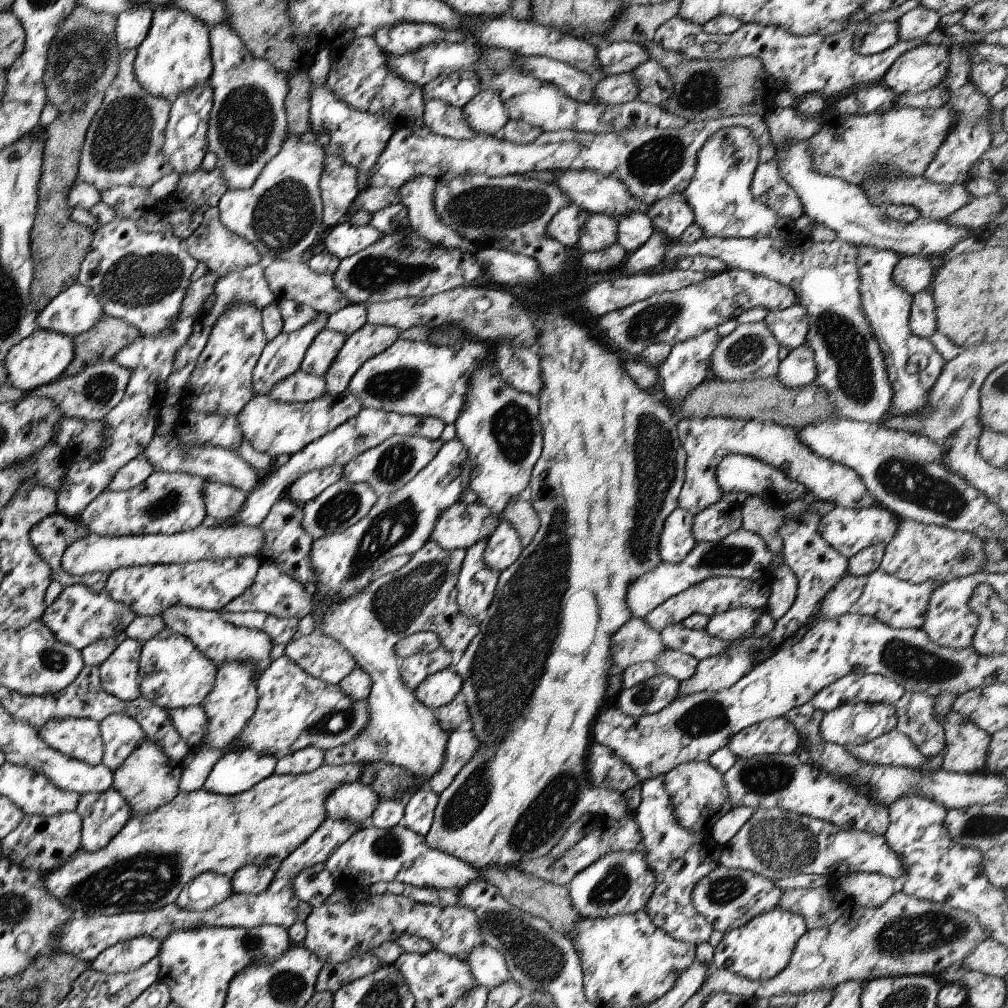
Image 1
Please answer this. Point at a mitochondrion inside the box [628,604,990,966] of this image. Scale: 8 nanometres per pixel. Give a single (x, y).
(908, 934)

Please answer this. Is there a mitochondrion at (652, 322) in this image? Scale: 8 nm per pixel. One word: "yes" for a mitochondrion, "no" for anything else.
yes

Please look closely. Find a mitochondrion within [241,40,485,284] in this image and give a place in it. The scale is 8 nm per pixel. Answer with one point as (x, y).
(284, 218)

